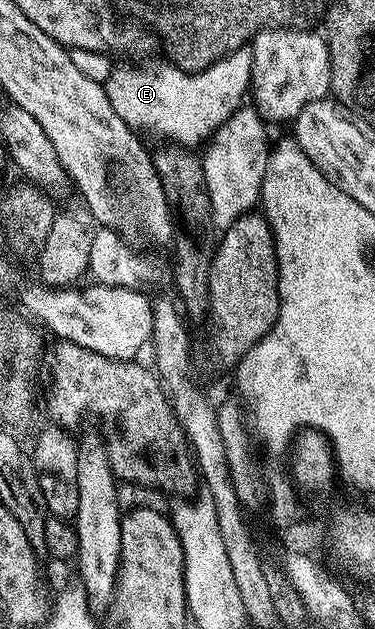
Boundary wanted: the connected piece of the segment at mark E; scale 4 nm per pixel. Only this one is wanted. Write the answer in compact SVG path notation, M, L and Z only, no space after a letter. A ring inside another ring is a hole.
M252 48L237 49L198 73L184 73L172 63L151 66L121 65L109 78L104 78L105 94L115 115L119 115L119 119L123 119L123 123L127 123L130 129L140 131L142 134L150 133L153 137L162 137L160 140L165 143L201 147L221 125L231 119L234 112L242 108L244 101L241 100L244 97L246 100L251 89L249 80L252 58Z

